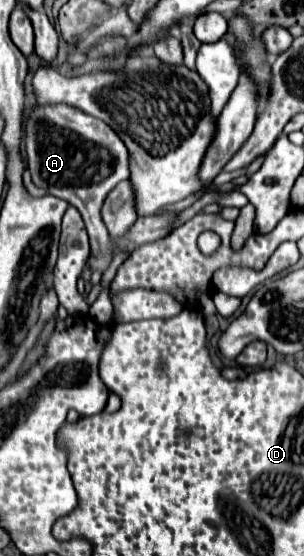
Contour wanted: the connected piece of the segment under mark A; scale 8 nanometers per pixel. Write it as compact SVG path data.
M33 104L33 108L29 112L25 112L25 154L27 154L27 170L31 172L31 178L35 182L35 186L45 188L49 194L69 200L81 214L87 226L87 234L89 234L89 242L91 242L91 258L89 258L89 268L93 272L107 272L113 254L109 250L109 234L107 228L101 220L101 204L105 200L105 196L115 188L117 182L127 180L129 178L129 168L127 168L127 148L121 142L121 138L111 130L111 126L107 126L103 120L93 118L85 112L81 112L79 108L73 106L65 106L65 104Z

